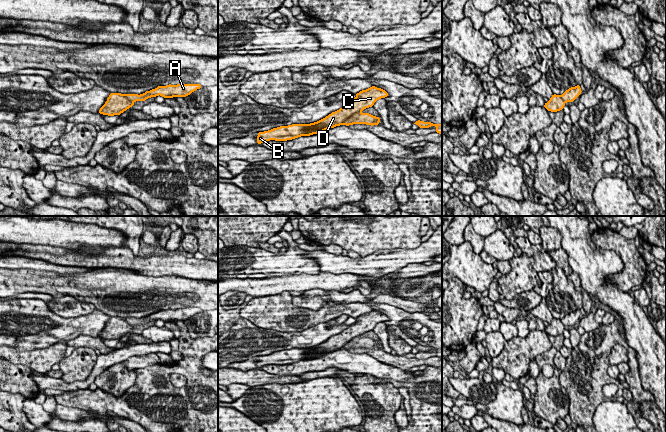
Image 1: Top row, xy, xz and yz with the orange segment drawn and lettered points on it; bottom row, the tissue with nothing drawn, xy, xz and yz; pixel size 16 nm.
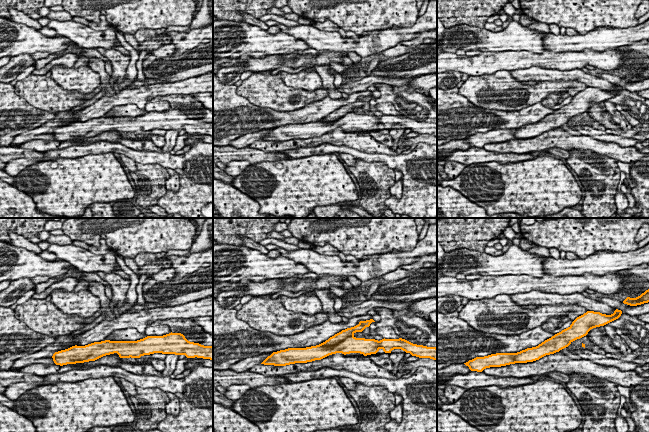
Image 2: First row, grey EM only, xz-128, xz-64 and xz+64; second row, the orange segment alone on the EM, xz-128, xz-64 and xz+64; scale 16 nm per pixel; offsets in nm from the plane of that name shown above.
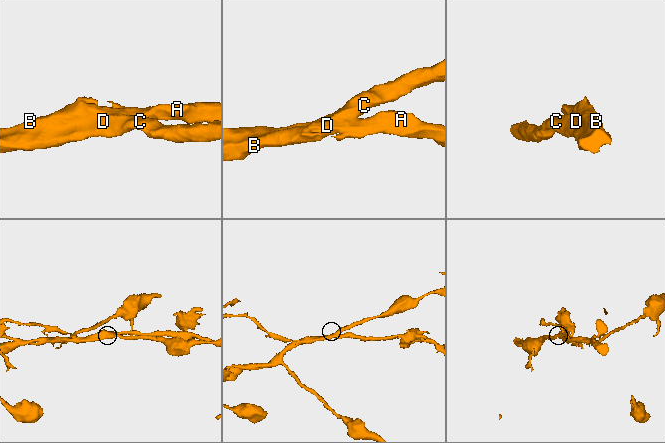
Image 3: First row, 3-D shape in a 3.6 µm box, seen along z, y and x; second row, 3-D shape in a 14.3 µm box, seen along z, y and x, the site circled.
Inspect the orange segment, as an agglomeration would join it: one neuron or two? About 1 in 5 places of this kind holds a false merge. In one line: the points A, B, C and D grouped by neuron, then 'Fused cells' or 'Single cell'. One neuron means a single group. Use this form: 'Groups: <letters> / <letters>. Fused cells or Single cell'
Groups: A B / C D. Fused cells

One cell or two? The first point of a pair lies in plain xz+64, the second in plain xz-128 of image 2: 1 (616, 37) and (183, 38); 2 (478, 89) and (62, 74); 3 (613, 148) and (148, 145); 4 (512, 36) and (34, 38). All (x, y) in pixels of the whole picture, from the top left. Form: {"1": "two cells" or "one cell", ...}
{"1": "two cells", "2": "two cells", "3": "one cell", "4": "one cell"}

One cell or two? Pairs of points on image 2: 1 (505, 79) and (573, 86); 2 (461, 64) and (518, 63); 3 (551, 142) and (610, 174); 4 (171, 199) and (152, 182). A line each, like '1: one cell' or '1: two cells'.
1: one cell
2: one cell
3: two cells
4: two cells

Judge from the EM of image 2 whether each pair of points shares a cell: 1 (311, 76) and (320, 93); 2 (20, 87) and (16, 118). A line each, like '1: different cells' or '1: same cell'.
1: different cells
2: different cells

